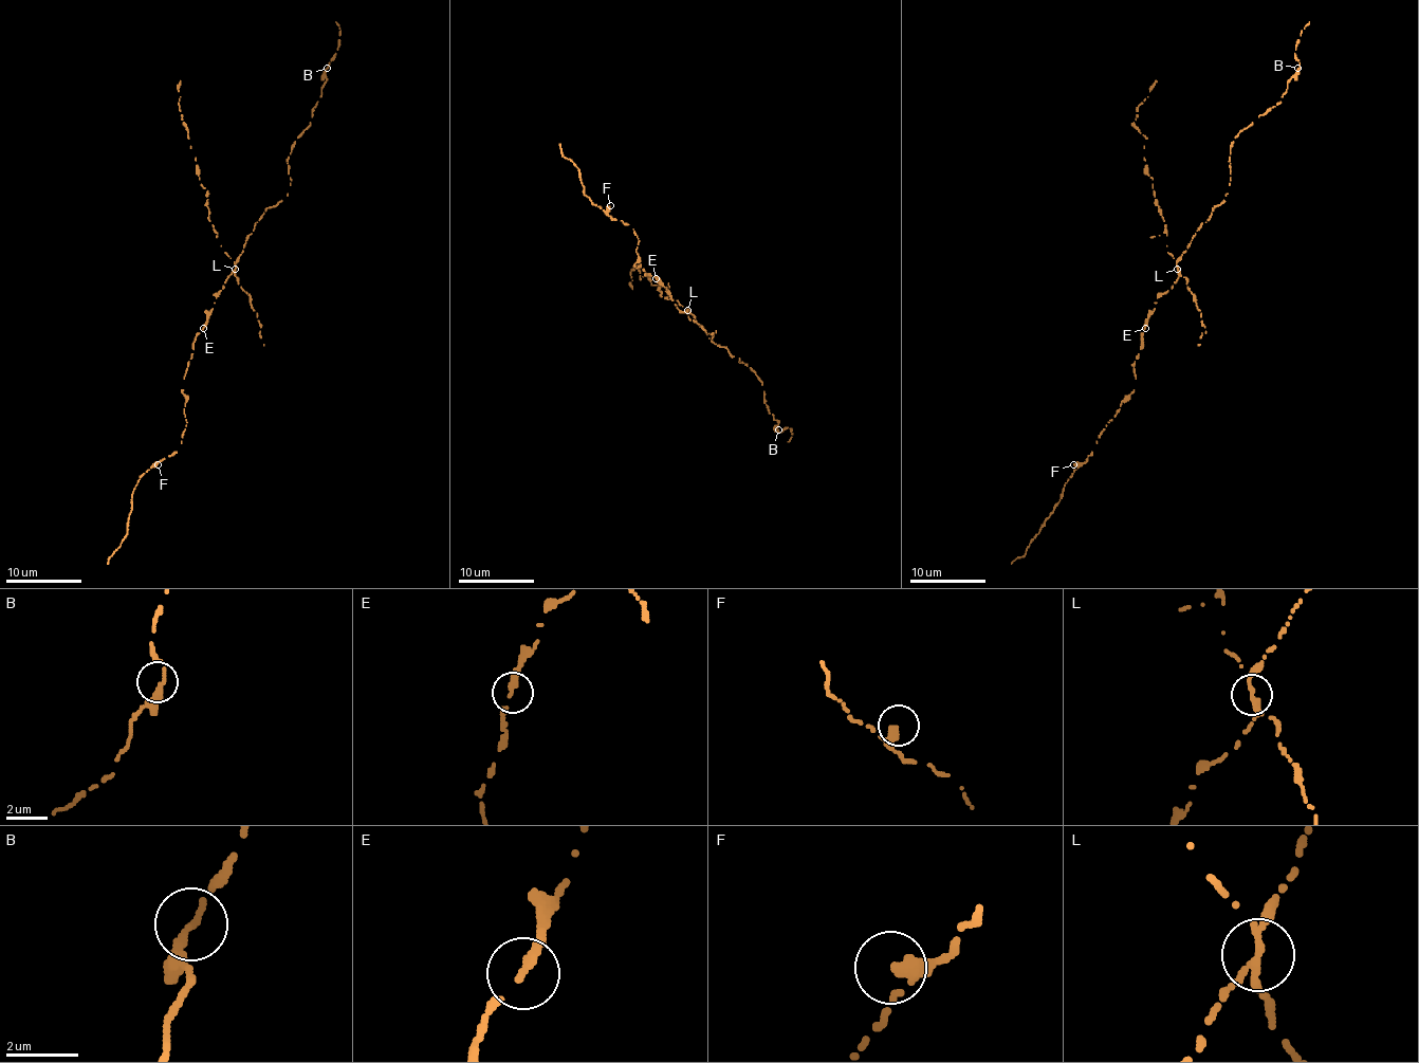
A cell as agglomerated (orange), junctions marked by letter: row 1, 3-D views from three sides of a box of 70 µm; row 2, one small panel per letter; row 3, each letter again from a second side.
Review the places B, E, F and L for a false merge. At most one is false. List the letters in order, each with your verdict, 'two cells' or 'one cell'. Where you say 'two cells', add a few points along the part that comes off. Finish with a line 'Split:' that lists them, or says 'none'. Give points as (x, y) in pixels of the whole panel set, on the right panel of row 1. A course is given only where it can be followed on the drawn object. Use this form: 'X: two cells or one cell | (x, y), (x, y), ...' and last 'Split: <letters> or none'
B: one cell
E: one cell
F: one cell
L: two cells | (1178, 269), (1166, 246), (1164, 221), (1143, 157), (1145, 136), (1134, 123), (1138, 106), (1157, 81)
Split: L

